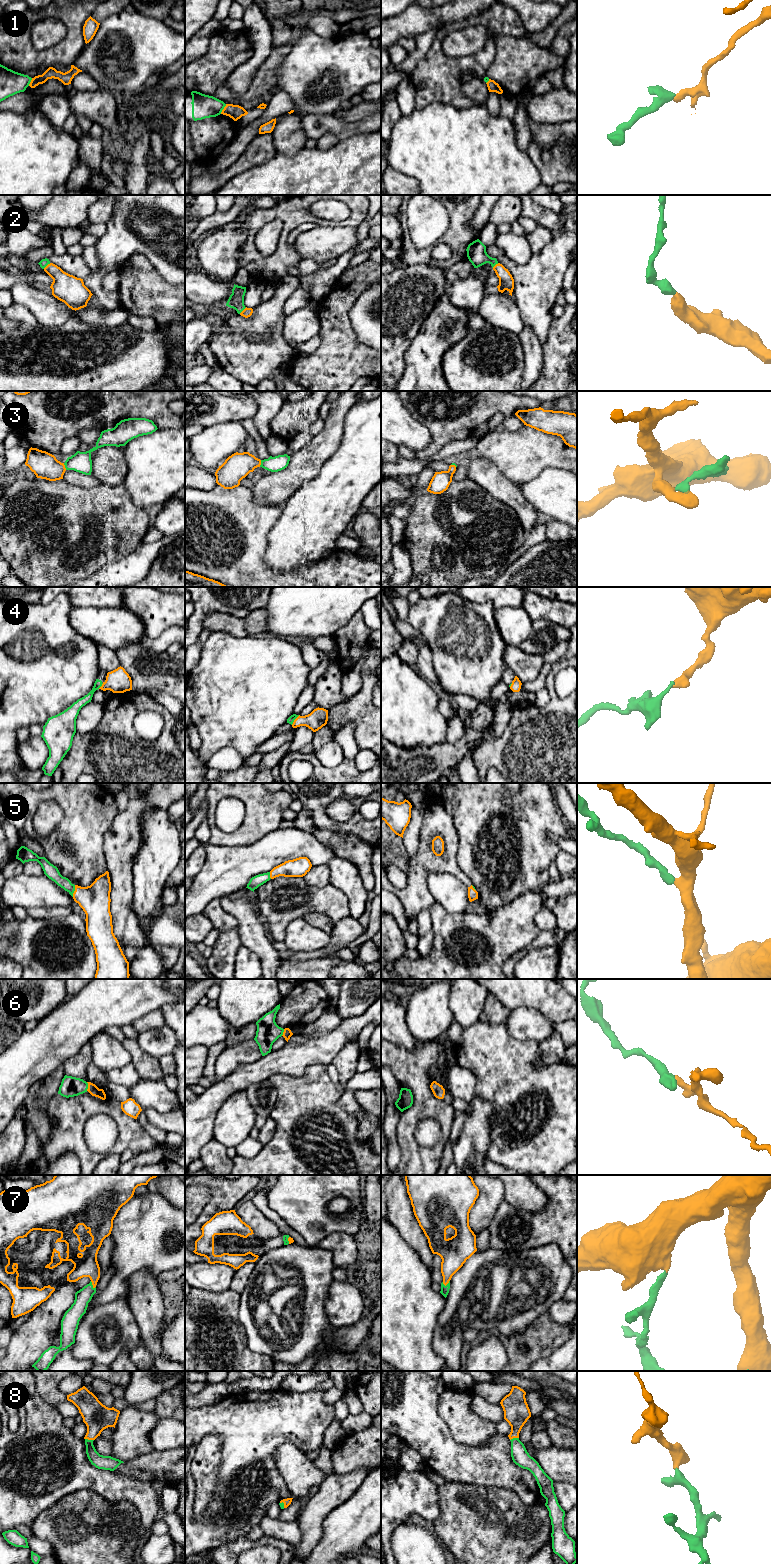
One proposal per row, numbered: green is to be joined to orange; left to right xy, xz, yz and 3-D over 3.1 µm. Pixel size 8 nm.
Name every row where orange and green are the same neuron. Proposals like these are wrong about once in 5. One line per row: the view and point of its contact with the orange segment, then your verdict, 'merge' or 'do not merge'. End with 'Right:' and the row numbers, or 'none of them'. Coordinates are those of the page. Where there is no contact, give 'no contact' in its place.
1: contact xz (223, 109); do not merge
2: contact xy (47, 265); merge
3: contact xy (64, 466); merge
4: contact xz (294, 720); merge
5: contact xy (74, 891); merge
6: contact xy (88, 1086); merge
7: contact xy (92, 1284); merge
8: contact xy (89, 1439); merge
Right: 2, 3, 4, 5, 6, 7, 8

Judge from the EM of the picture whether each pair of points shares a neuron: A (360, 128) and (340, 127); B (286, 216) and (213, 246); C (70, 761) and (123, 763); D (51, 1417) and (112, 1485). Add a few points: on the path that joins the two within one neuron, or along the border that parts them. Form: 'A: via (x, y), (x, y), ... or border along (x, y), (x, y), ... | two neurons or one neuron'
A: via (355, 128), (345, 128) | one neuron
B: border along (246, 211), (244, 214), (246, 241), (240, 255) | two neurons
C: via (83, 761), (110, 761) | one neuron
D: via (65, 1436), (73, 1448), (76, 1458), (93, 1475) | one neuron

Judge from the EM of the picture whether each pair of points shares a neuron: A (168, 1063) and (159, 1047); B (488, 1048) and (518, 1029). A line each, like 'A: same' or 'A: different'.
A: different
B: different

